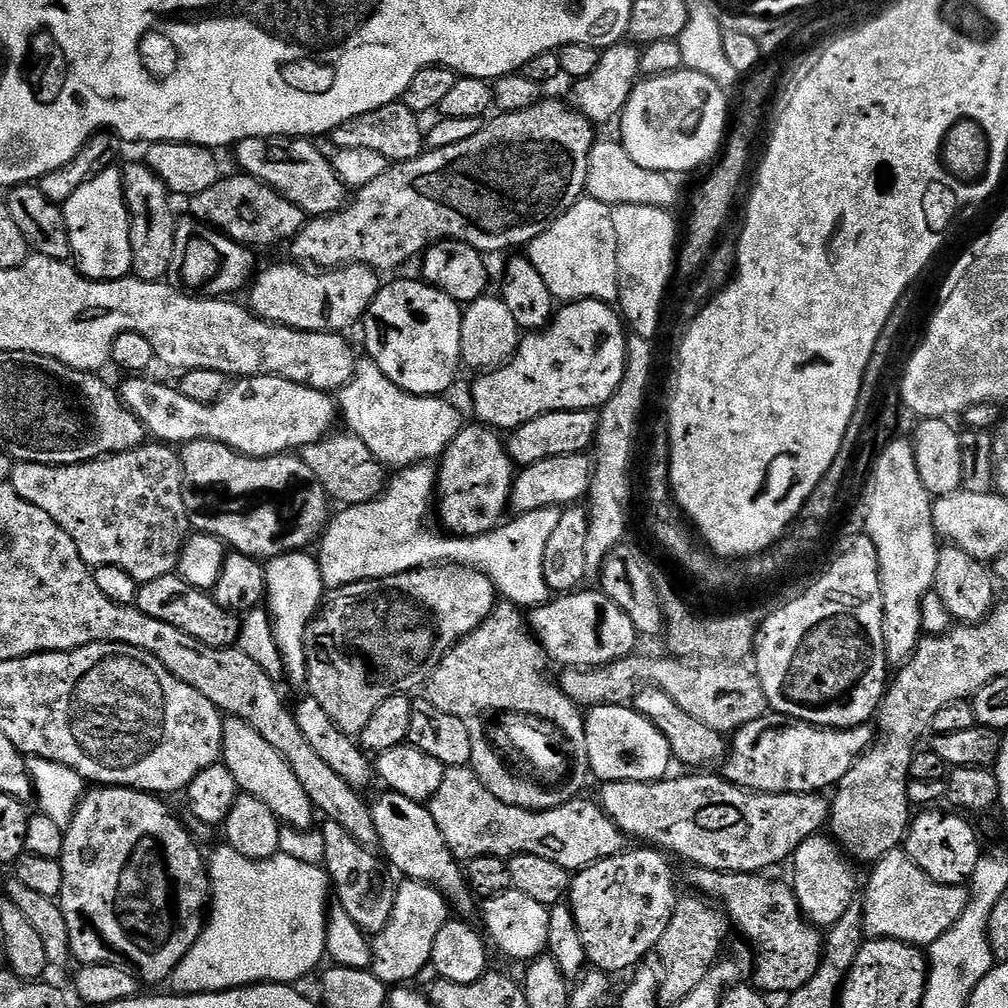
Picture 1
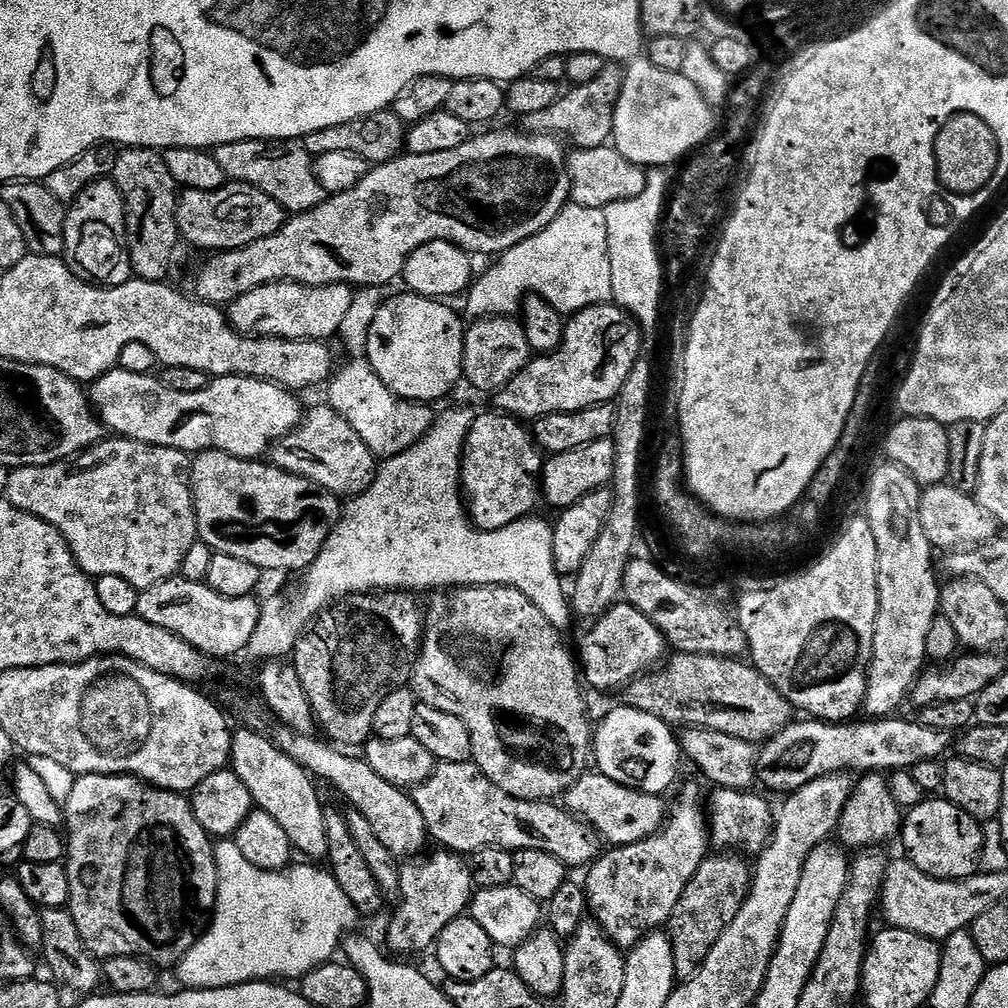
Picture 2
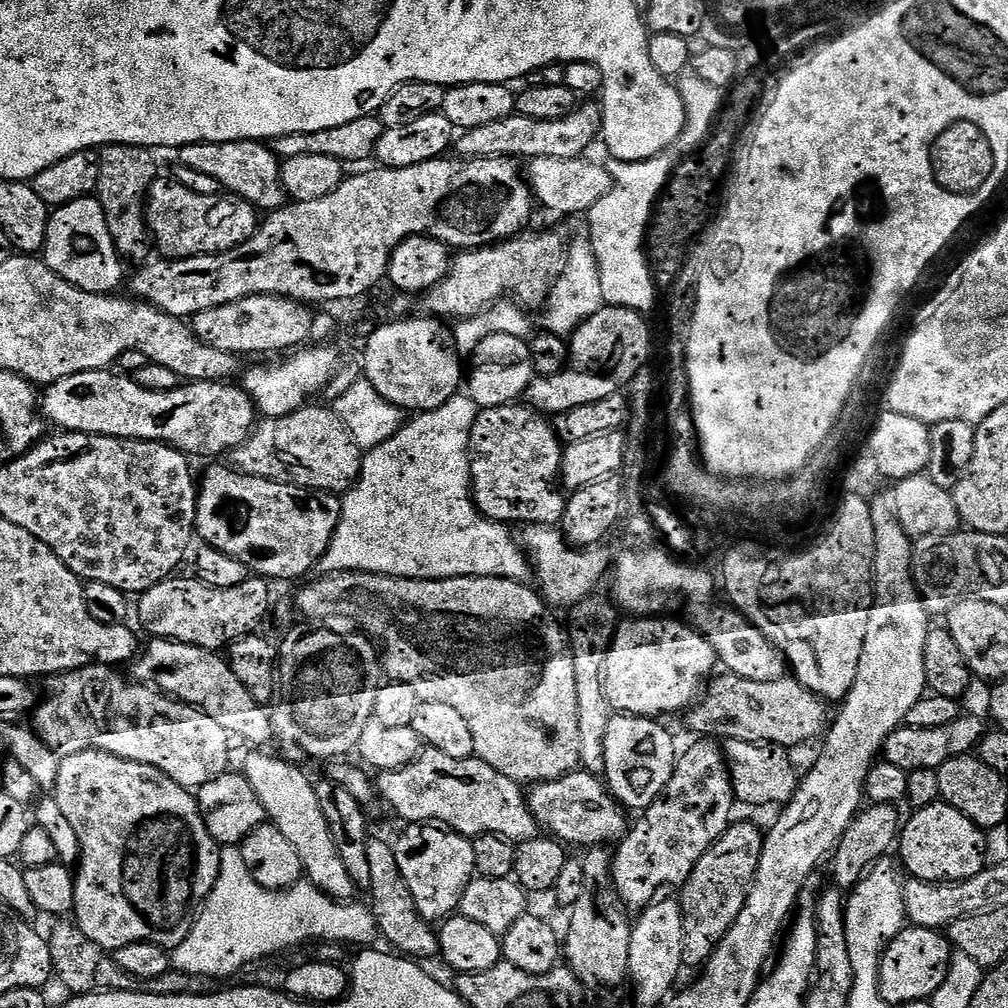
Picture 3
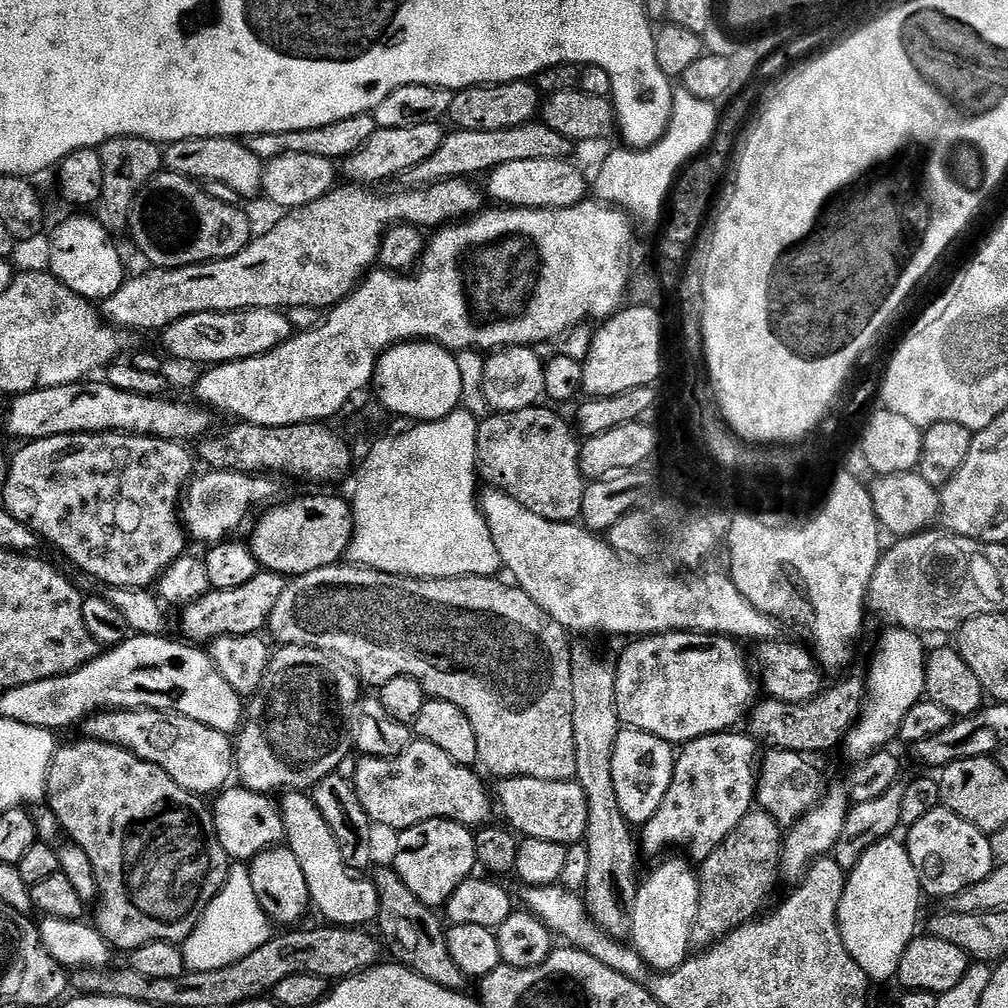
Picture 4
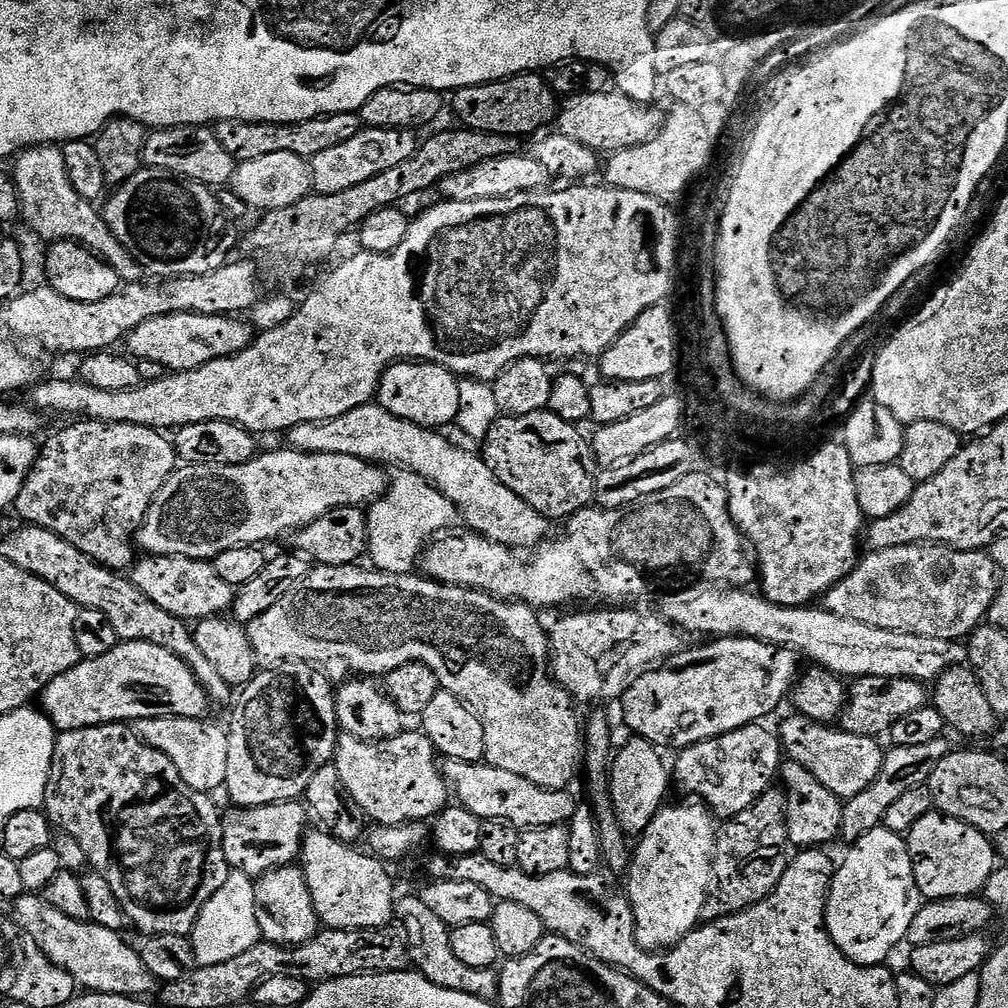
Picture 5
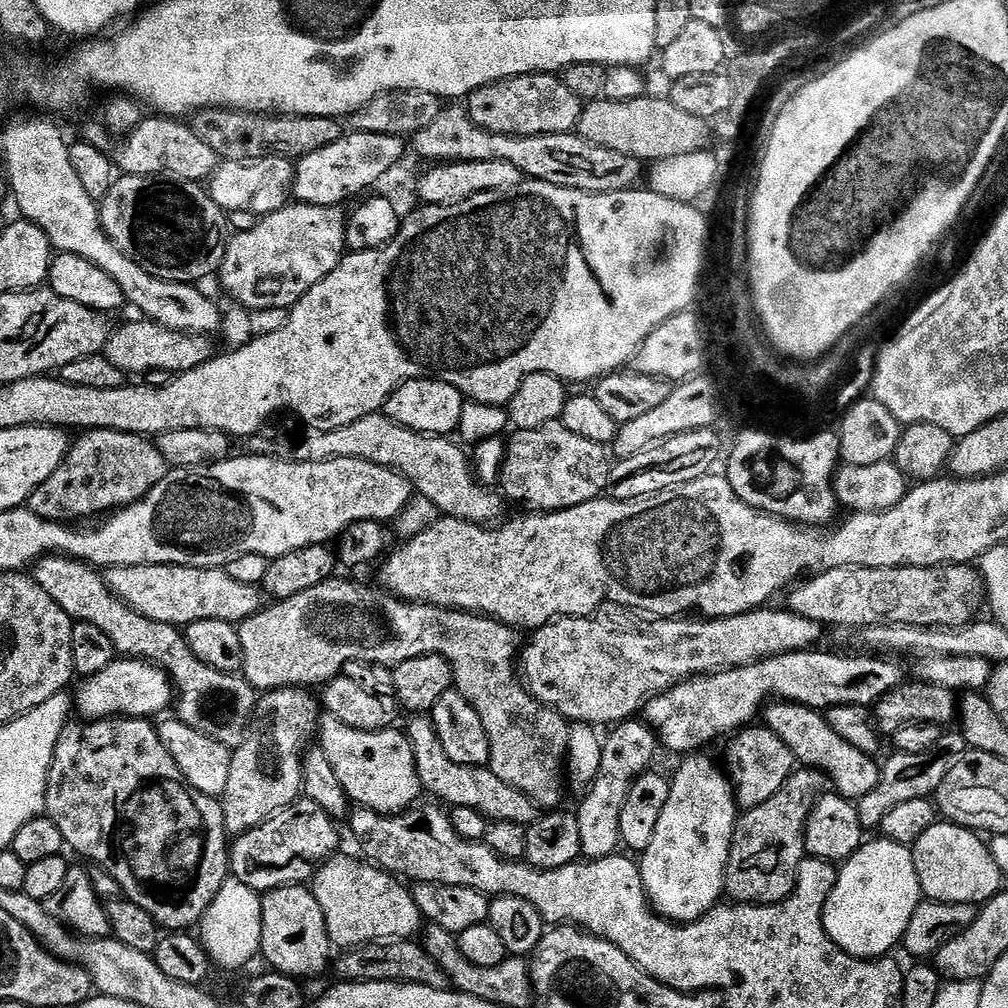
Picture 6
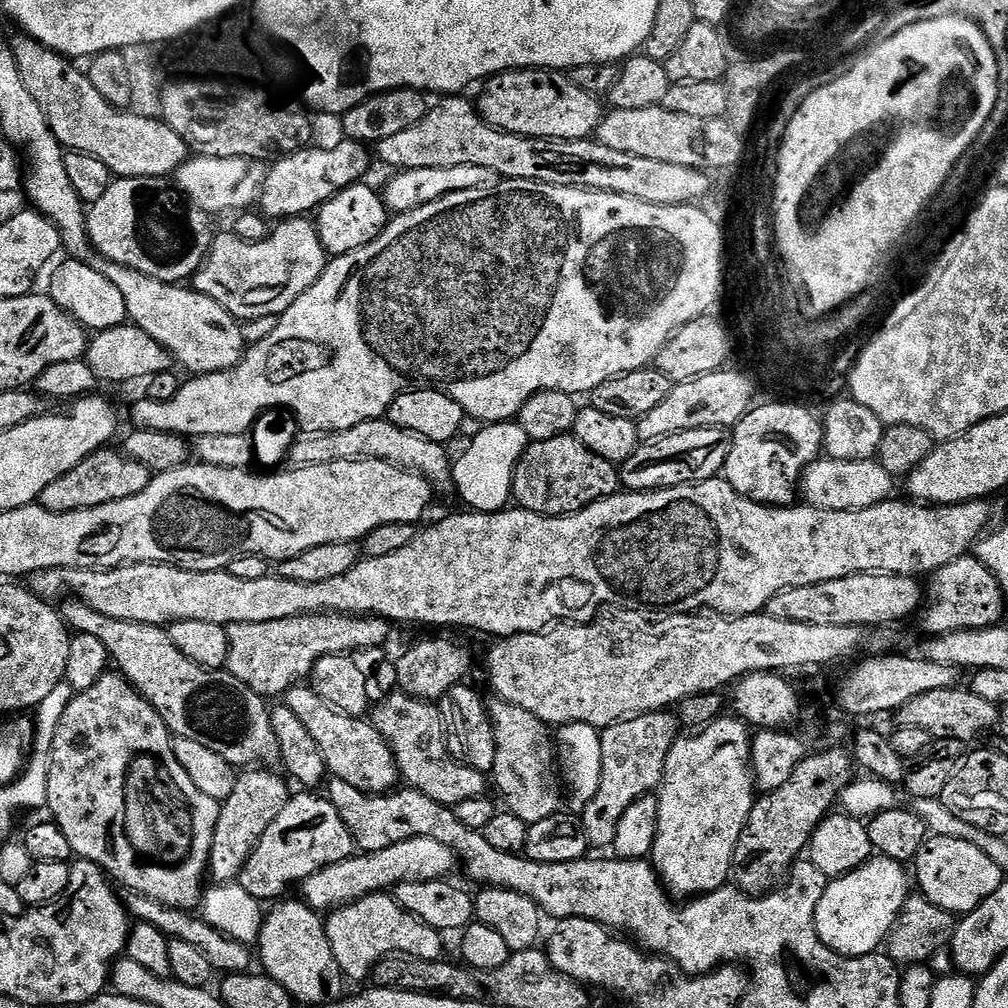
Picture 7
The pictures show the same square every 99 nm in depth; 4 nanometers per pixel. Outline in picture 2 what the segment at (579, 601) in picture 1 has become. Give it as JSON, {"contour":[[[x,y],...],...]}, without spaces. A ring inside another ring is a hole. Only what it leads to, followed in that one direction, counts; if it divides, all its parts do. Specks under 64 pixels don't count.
{"contour":[[[626,602],[616,603],[589,628],[592,629],[585,634],[580,652],[578,648],[578,664],[582,669],[583,683],[587,687],[589,684],[600,692],[608,692],[611,688],[623,689],[631,680],[655,669],[665,659],[666,641],[658,626],[654,626],[654,622],[650,622],[642,610]]]}

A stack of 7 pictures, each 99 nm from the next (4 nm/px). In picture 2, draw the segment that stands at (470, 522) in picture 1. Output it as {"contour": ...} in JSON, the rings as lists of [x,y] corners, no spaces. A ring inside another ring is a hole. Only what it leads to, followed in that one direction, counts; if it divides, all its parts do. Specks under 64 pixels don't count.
{"contour":[[[499,410],[484,412],[473,419],[470,434],[464,443],[464,456],[460,459],[460,490],[468,519],[484,532],[502,530],[514,522],[531,517],[538,504],[538,489],[544,470],[545,457],[536,446],[533,433],[528,432],[517,417]]]}

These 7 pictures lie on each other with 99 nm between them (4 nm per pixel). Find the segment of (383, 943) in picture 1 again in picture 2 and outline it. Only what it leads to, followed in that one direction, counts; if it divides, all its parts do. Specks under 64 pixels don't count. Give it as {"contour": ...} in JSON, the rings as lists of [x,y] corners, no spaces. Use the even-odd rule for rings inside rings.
{"contour":[[[429,851],[423,858],[405,863],[400,869],[400,905],[388,924],[389,949],[387,948],[389,953],[397,952],[400,955],[397,957],[412,958],[408,956],[415,952],[424,952],[427,948],[429,951],[442,930],[446,930],[446,926],[450,926],[450,922],[454,922],[459,916],[465,915],[474,895],[468,860],[455,852],[435,851]]]}

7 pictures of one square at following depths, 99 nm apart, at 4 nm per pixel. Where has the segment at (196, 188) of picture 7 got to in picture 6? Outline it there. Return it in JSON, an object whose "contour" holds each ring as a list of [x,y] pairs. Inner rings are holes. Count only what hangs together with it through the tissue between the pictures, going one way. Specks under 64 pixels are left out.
{"contour":[[[267,156],[261,160],[251,160],[239,164],[233,160],[217,163],[216,171],[207,181],[206,187],[212,201],[225,213],[234,210],[250,210],[257,218],[269,216],[283,208],[290,200],[290,181],[294,176],[293,161],[284,160],[280,156]]]}

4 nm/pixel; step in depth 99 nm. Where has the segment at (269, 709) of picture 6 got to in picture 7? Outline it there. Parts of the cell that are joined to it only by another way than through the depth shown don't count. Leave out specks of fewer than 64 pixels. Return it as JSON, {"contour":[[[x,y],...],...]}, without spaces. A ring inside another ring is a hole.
{"contour":[[[276,770],[241,771],[236,777],[236,785],[230,798],[221,803],[218,826],[214,826],[214,842],[210,846],[208,859],[208,872],[216,884],[231,884],[239,877],[254,846],[262,838],[262,834],[266,834],[270,822],[278,818],[278,814],[290,799],[289,781],[279,771],[272,771]]]}

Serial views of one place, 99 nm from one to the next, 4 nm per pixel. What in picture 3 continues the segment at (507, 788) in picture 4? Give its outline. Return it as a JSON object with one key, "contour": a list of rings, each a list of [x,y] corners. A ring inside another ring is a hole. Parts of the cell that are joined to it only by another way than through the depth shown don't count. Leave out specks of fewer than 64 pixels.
{"contour":[[[577,770],[554,781],[531,785],[527,793],[528,809],[547,835],[565,845],[577,844],[580,850],[612,846],[624,839],[629,827],[625,809],[608,790],[601,777]]]}

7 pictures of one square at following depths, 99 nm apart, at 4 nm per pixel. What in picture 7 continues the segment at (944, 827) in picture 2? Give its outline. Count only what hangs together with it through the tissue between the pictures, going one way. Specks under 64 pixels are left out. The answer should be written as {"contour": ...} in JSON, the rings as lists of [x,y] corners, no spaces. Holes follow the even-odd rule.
{"contour":[[[929,835],[922,850],[918,850],[914,867],[915,883],[916,880],[920,883],[919,895],[934,902],[934,906],[942,906],[942,910],[953,914],[973,912],[1006,880],[1005,873],[1001,872],[990,854],[982,854],[978,846],[962,842],[962,838]]]}

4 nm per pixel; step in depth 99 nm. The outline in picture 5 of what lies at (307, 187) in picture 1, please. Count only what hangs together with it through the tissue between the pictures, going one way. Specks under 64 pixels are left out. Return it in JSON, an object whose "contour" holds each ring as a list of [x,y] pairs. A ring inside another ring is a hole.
{"contour":[[[208,126],[190,128],[157,128],[149,131],[148,141],[144,147],[144,164],[157,168],[159,172],[169,172],[174,178],[193,180],[207,184],[213,190],[231,185],[236,175],[238,161],[218,142],[215,131]],[[224,184],[224,185],[223,185]]]}

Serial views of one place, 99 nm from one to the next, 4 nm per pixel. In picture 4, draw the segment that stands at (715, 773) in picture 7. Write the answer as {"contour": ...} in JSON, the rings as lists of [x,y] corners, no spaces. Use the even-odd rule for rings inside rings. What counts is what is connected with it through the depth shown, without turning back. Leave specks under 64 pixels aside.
{"contour":[[[687,859],[663,860],[659,861],[661,864],[645,880],[643,877],[637,883],[630,905],[631,947],[635,948],[649,969],[656,972],[674,970],[688,959],[692,948],[692,927],[698,914],[700,893],[700,877],[697,869]]]}

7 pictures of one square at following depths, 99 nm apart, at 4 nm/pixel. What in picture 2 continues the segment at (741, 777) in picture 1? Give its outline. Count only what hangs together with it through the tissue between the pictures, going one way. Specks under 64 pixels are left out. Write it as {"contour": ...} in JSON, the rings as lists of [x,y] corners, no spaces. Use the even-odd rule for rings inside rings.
{"contour":[[[866,718],[861,722],[829,724],[823,720],[801,719],[784,727],[777,736],[763,745],[758,760],[762,767],[758,780],[772,792],[791,794],[802,786],[823,776],[844,774],[851,770],[856,774],[891,774],[918,766],[918,762],[940,760],[947,748],[954,744],[951,732],[930,730],[915,719]]]}

